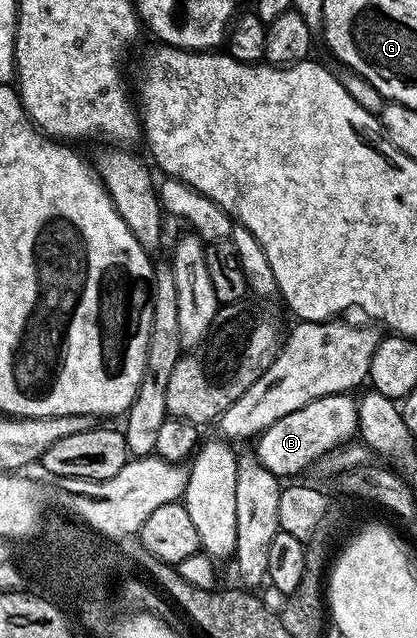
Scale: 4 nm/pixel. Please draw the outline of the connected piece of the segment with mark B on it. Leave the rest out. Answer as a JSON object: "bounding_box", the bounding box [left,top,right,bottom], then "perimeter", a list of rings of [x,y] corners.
{"bounding_box":[254,393,357,479],"perimeter":[[[347,393],[326,395],[322,399],[314,399],[314,403],[306,403],[302,411],[294,411],[294,415],[278,419],[274,427],[259,435],[255,442],[257,445],[254,446],[256,458],[281,479],[288,479],[291,473],[296,473],[299,469],[307,470],[313,461],[325,457],[331,449],[339,449],[357,436],[357,404],[357,398]]]}

